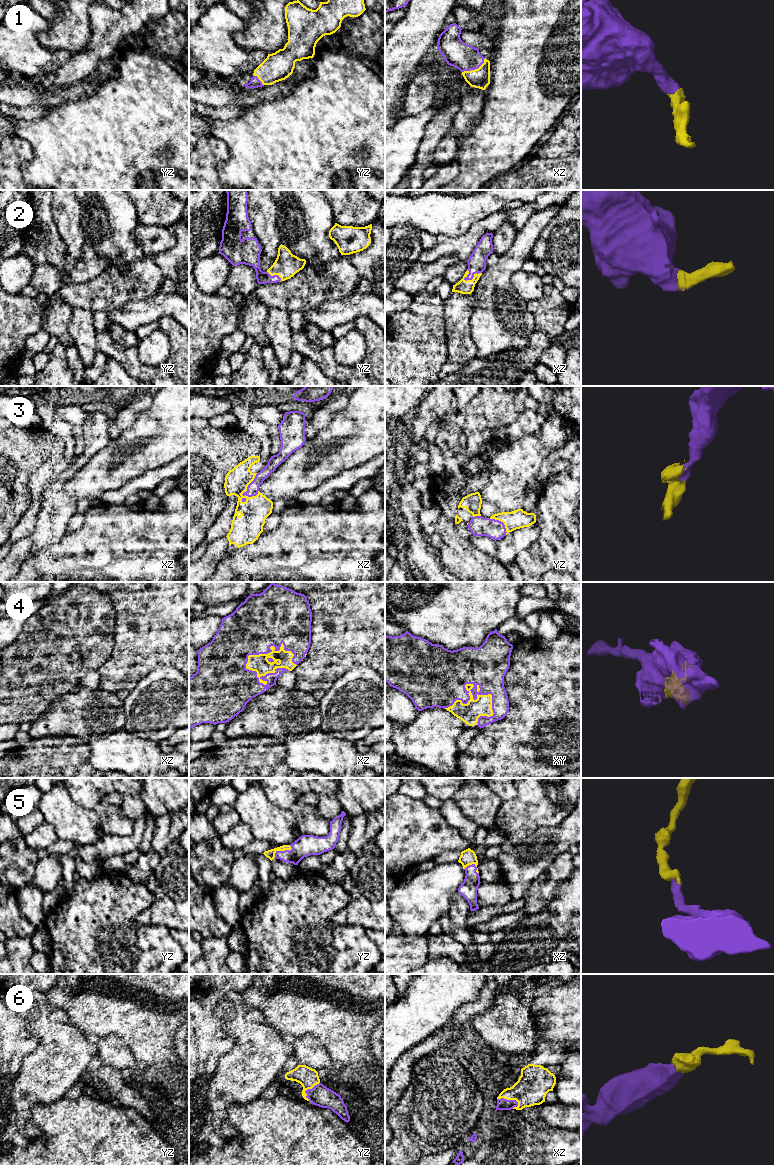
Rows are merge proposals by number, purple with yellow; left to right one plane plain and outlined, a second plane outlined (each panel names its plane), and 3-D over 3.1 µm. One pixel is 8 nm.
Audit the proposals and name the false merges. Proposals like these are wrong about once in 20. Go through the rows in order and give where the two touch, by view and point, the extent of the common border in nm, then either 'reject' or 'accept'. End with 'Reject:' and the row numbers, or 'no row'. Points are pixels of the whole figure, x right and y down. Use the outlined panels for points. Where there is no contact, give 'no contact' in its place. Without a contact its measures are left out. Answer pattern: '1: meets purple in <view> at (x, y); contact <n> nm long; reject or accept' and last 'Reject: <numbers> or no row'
1: meets purple in xz at (474, 69); contact 220 nm long; accept
2: meets purple in xz at (472, 278); contact 160 nm long; accept
3: meets purple in xz at (247, 488); contact 260 nm long; accept
4: meets purple in xz at (271, 650); contact 420 nm long; accept
5: meets purple in yz at (282, 851); contact 170 nm long; accept
6: meets purple in xz at (509, 1100); contact 190 nm long; accept
Reject: no row

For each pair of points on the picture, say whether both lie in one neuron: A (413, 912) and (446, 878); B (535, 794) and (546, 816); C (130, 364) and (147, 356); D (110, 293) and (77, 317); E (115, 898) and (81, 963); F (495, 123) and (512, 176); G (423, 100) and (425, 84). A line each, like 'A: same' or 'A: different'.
A: same
B: same
C: different
D: different
E: same
F: different
G: same

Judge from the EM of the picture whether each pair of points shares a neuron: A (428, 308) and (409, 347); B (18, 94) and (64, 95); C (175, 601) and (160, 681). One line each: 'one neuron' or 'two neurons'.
A: one neuron
B: one neuron
C: two neurons

